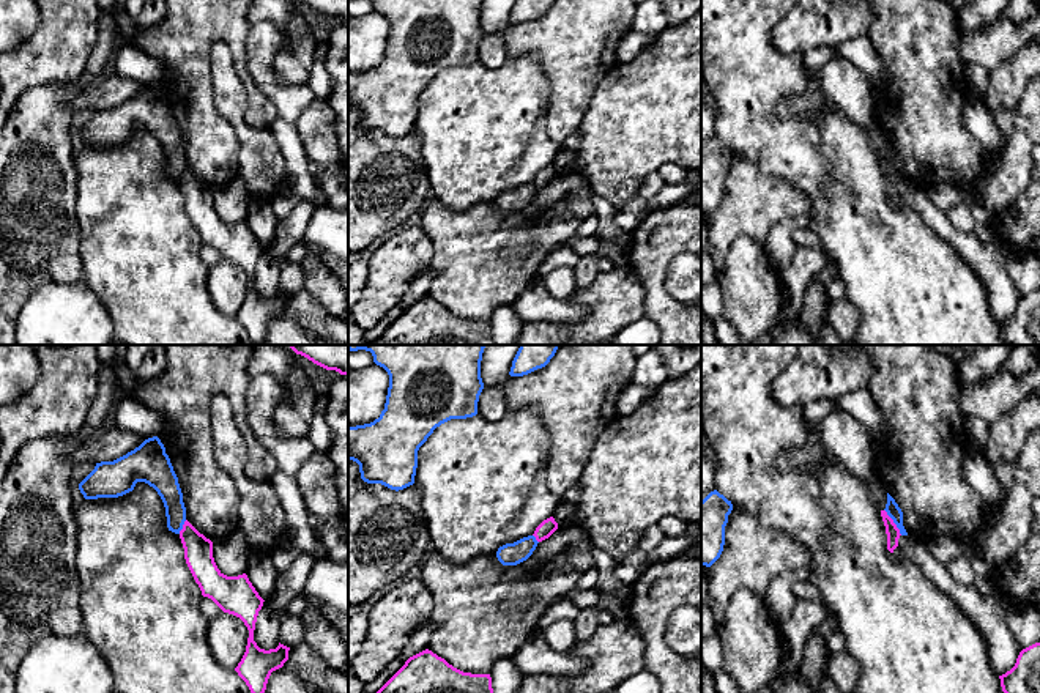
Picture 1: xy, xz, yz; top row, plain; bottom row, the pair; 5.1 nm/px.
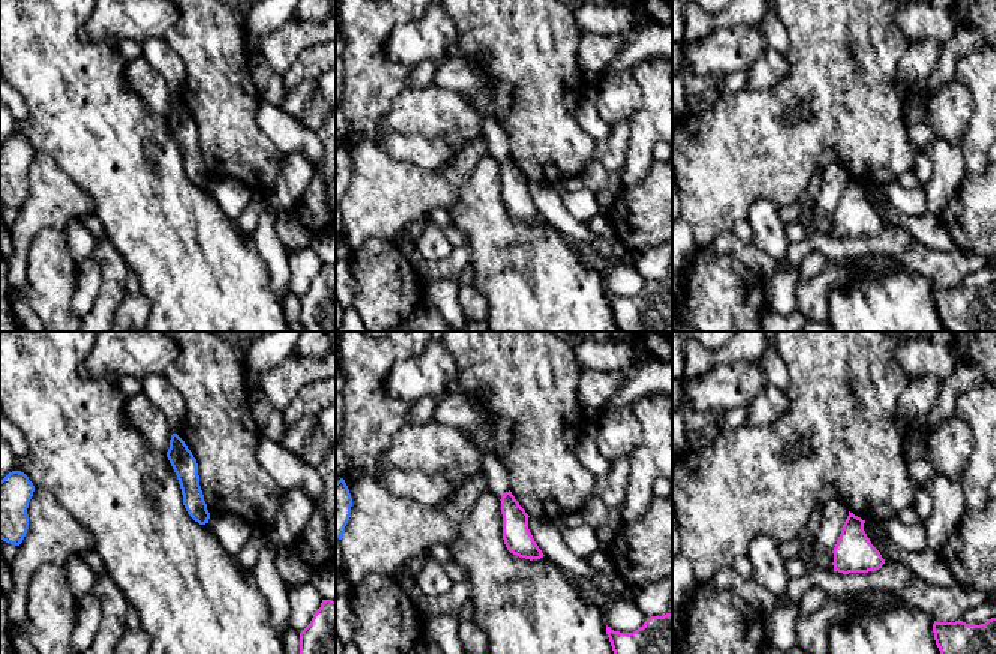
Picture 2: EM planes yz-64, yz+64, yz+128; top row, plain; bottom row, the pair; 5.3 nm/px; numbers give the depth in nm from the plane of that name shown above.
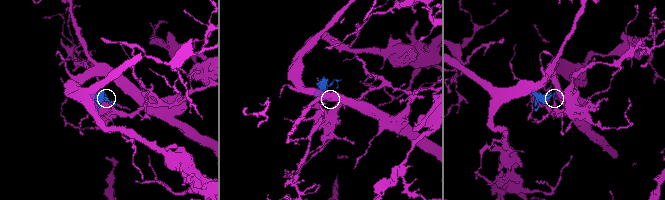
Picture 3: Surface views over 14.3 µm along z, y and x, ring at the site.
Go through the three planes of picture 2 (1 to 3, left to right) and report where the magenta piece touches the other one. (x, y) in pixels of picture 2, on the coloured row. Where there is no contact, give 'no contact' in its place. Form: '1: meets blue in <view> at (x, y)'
1: no contact
2: no contact
3: no contact

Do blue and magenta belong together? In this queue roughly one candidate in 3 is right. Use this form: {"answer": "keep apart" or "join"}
{"answer": "keep apart"}

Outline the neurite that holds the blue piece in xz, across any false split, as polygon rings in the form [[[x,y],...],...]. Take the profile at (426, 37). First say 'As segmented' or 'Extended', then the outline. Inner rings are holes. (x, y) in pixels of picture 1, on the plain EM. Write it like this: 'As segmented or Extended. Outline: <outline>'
As segmented. Outline: [[[372,0],[389,22],[384,57],[370,71],[348,74],[348,107],[359,112],[361,126],[403,137],[414,131],[418,98],[436,74],[477,61],[482,0]]]

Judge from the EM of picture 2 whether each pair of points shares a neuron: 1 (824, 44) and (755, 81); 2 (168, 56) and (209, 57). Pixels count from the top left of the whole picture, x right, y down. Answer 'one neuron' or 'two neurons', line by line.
1: two neurons
2: two neurons

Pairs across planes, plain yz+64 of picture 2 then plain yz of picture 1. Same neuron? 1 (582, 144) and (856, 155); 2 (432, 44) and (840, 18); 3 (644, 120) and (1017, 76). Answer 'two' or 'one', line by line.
1: two
2: one
3: two

